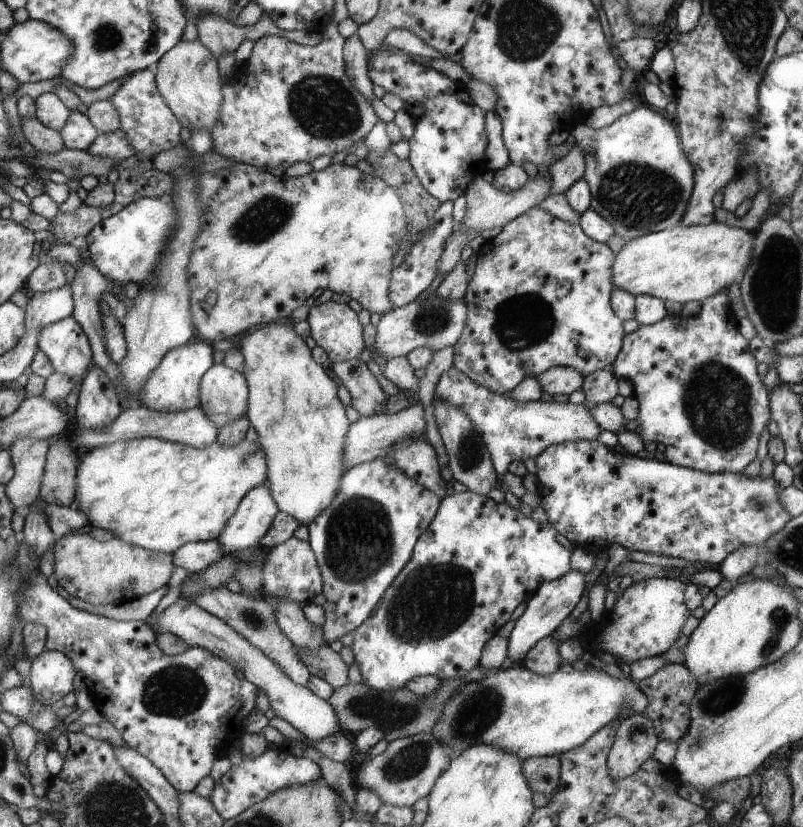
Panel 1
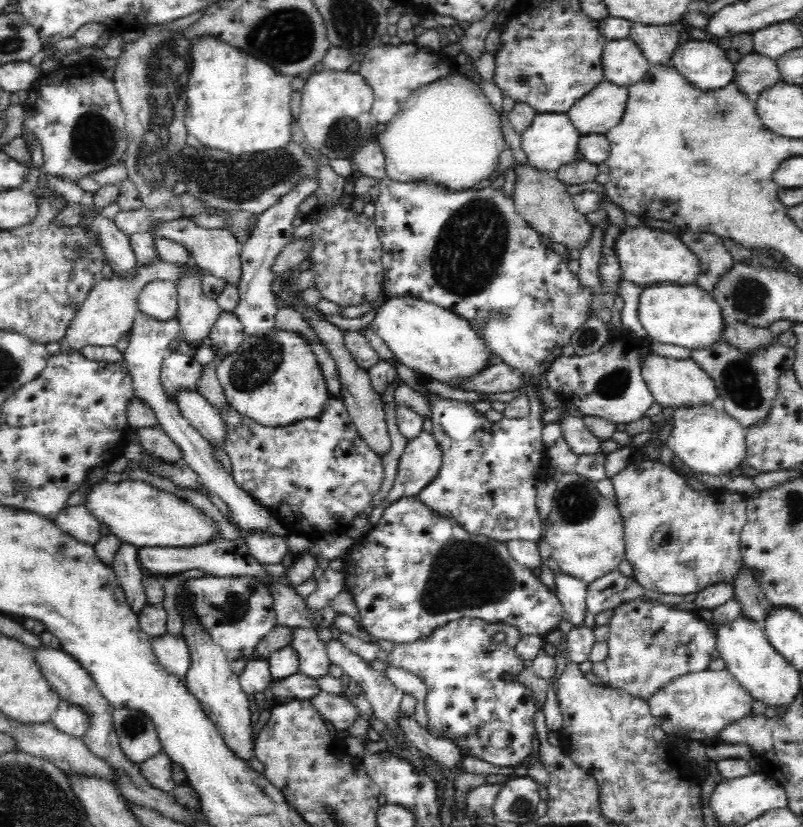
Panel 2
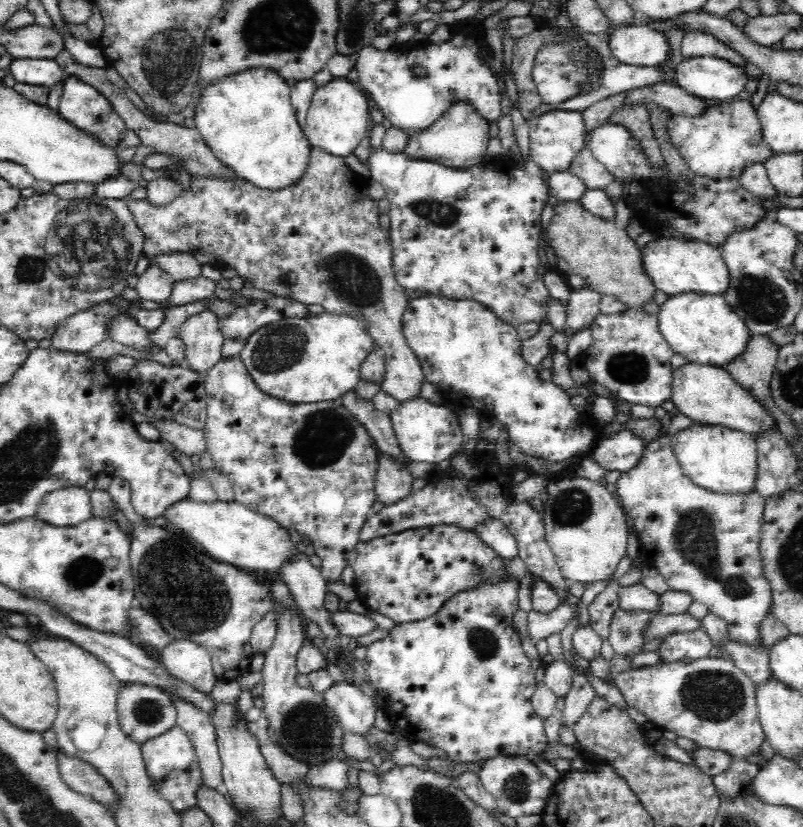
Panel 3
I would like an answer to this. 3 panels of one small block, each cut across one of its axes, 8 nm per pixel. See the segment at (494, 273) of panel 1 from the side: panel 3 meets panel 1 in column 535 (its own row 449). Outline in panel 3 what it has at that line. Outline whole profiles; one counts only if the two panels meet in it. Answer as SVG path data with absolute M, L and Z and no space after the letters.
M239 355L222 356L202 377L204 391L207 397L207 417L203 426L207 451L211 454L213 466L230 481L233 490L233 500L246 505L246 508L253 509L254 512L268 516L270 520L276 521L286 531L292 528L292 530L296 530L299 534L304 534L306 538L310 538L315 548L315 554L322 560L320 570L322 576L326 579L326 582L337 582L340 579L342 568L348 564L349 554L359 542L359 532L362 530L362 525L372 513L372 504L376 502L376 499L380 500L384 506L390 506L391 504L400 502L406 495L413 492L410 490L413 480L412 475L410 475L404 464L395 462L394 459L382 454L382 451L377 450L373 439L365 431L364 425L360 424L356 417L353 416L353 413L350 413L339 401L294 404L290 401L270 397L270 394L262 393L262 390L258 389L257 385L254 384L252 377L246 372L246 367L243 365Z

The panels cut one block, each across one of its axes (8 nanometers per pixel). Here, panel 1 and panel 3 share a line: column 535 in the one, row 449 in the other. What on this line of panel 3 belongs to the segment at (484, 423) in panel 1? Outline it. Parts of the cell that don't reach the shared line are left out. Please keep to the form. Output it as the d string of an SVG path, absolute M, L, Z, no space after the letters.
M421 397L400 401L390 418L399 447L408 461L436 464L450 458L454 451L461 448L464 436L457 413L445 403L433 405Z

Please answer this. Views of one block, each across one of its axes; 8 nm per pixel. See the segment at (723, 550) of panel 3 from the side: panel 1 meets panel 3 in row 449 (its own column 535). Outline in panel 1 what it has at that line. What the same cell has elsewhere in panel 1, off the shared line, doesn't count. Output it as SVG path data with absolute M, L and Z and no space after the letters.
M552 635L541 638L528 650L521 664L535 674L544 675L555 672L561 664L561 658L557 652L560 643Z

